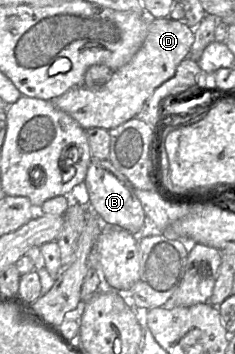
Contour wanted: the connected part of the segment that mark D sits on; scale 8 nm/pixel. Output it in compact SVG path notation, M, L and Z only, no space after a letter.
M151 19L141 48L126 65L113 72L105 85L97 90L84 86L73 88L55 99L54 105L85 130L103 128L109 131L135 118L154 90L171 79L178 65L189 57L194 43L194 30L184 21Z

